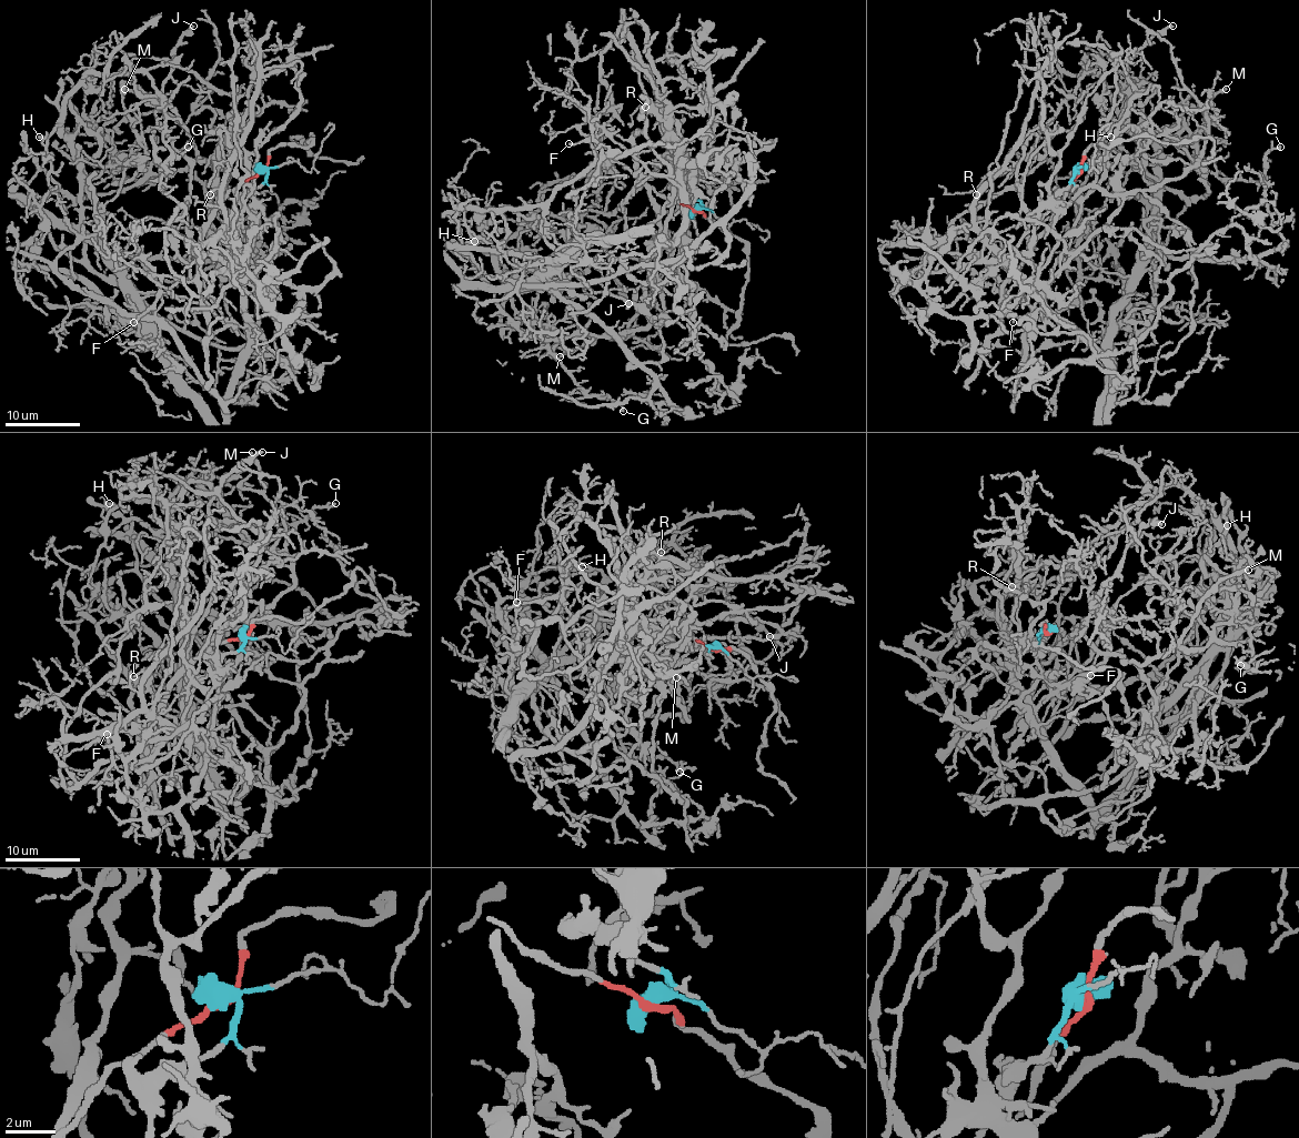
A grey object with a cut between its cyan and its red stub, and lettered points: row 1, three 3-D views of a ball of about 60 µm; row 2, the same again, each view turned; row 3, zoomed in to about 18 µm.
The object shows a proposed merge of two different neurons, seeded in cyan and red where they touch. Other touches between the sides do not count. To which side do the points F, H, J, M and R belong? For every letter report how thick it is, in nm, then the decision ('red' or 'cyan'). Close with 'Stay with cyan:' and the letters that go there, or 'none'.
F: 130 nm thick; red
H: 170 nm thick; cyan
J: 200 nm thick; red
M: 200 nm thick; red
R: 100 nm thick; cyan
Stay with cyan: H, R

